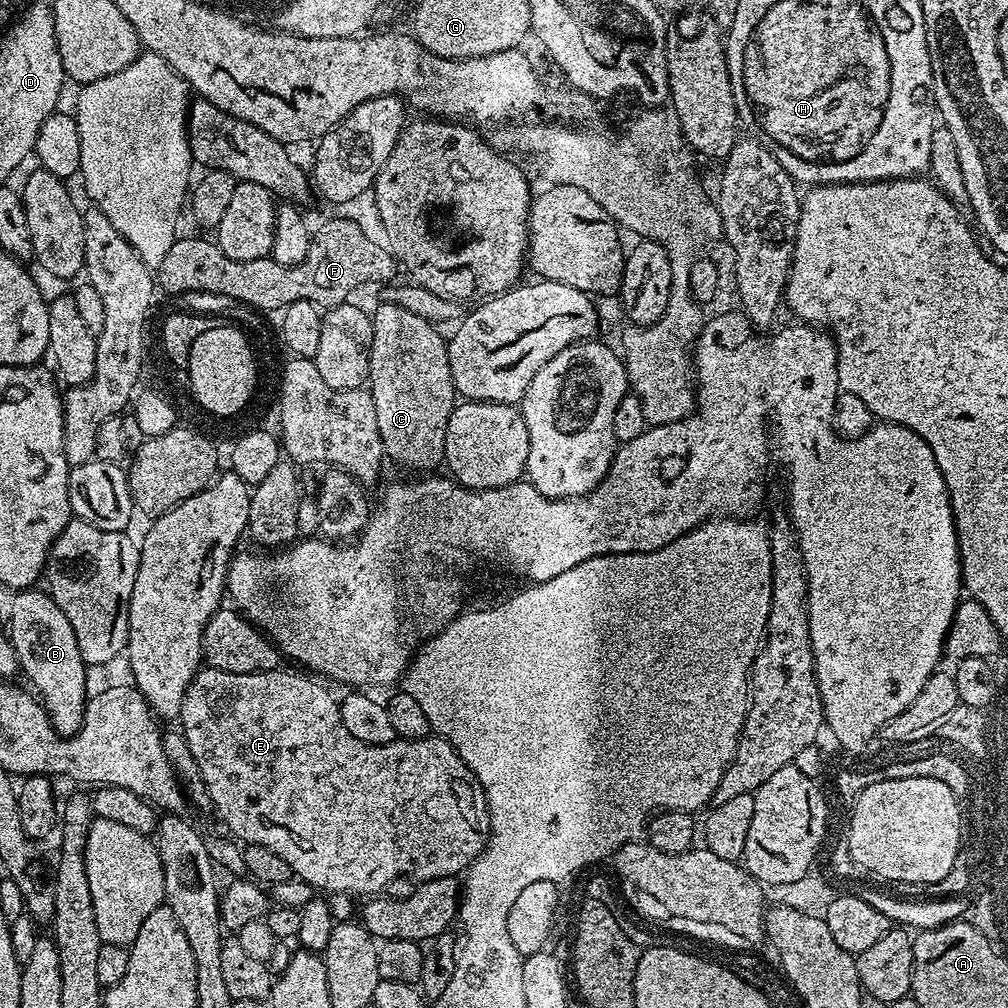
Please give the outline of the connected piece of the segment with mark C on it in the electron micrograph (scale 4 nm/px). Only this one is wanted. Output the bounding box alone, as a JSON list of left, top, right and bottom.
[367,304,458,474]

